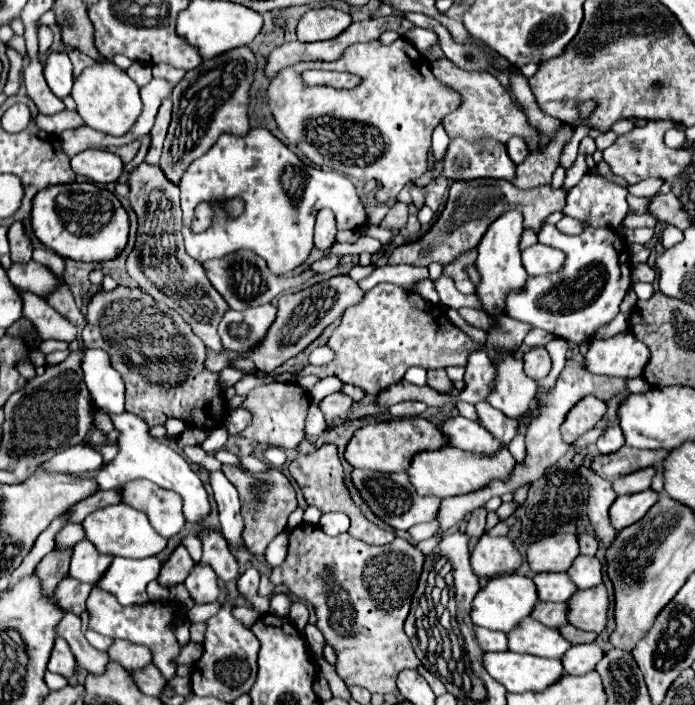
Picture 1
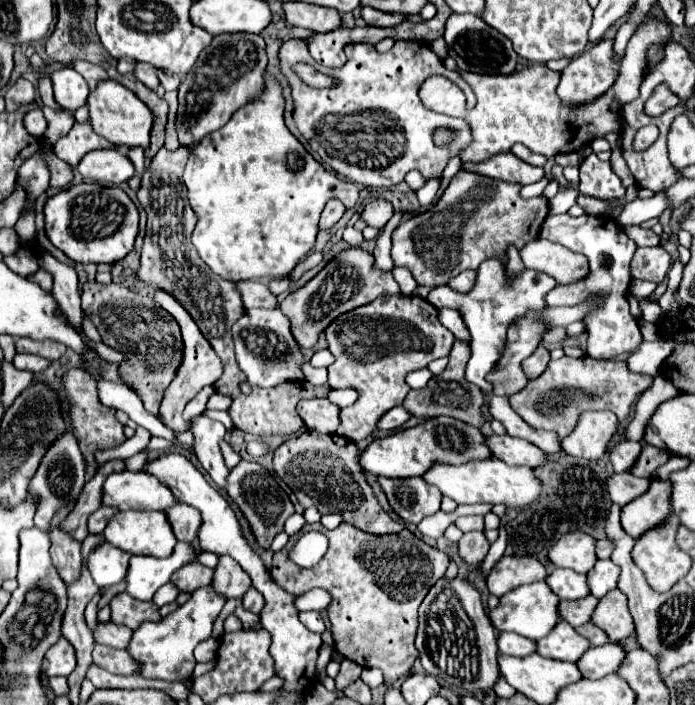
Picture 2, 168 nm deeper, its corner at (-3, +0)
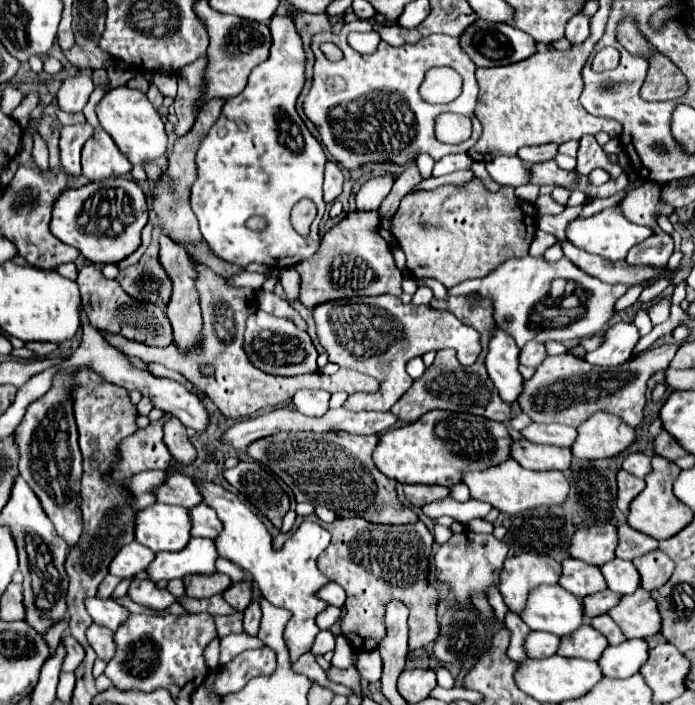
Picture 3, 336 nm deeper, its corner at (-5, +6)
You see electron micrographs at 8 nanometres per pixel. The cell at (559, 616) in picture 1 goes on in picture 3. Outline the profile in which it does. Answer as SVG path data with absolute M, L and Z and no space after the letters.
M603 590L603 592L597 592L597 594L589 594L585 596L581 602L583 602L583 614L587 618L595 618L595 616L601 616L605 614L611 606L615 606L619 602L621 594L615 594L611 590Z

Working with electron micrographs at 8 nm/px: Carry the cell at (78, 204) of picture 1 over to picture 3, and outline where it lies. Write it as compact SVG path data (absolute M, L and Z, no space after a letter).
M107 178L65 190L53 206L51 234L77 248L93 264L115 264L139 248L145 224L147 204L143 190L133 180Z

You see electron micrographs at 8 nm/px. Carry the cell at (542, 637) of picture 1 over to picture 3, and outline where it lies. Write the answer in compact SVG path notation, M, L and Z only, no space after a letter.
M581 624L573 634L563 636L557 654L583 658L583 660L597 660L599 654L607 648L607 640L589 624Z

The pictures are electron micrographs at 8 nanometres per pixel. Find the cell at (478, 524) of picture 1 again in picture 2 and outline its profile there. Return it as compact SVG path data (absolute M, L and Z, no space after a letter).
M467 532L467 534L463 534L463 538L459 540L457 546L459 546L461 560L469 566L477 566L485 560L491 544L487 542L483 532Z

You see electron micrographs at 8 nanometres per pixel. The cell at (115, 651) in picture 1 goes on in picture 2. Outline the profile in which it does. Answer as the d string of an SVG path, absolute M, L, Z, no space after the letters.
M97 622L97 626L95 626L95 642L111 646L111 648L127 648L131 634L133 634L133 630L125 628L123 624Z

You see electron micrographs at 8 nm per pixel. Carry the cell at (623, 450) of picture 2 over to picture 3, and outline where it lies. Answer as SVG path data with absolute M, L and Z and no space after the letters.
M633 452L623 460L623 470L627 470L633 476L645 478L647 472L651 470L651 458L643 452Z

